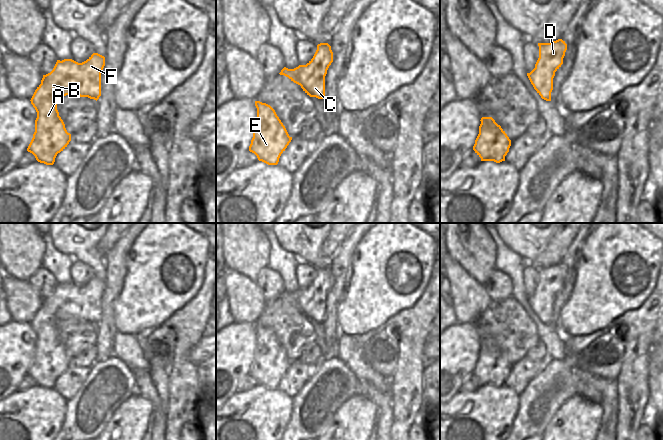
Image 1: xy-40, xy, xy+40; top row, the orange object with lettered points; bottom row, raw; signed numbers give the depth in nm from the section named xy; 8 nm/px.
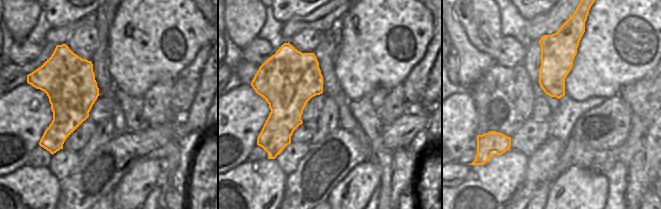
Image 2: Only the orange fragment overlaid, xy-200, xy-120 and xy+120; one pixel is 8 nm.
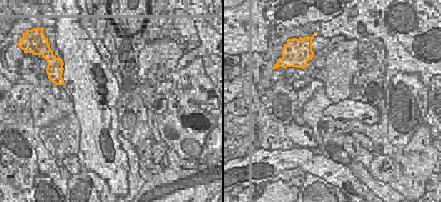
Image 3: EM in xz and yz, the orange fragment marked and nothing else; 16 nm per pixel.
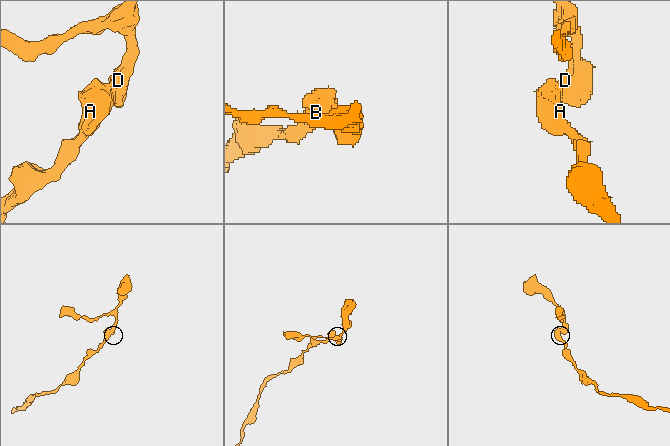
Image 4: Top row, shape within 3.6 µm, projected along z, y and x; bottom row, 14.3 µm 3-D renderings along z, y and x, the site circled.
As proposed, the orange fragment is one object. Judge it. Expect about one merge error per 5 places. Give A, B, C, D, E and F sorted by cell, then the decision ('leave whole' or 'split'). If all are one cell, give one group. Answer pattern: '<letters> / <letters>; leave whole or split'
A B C D E F; leave whole

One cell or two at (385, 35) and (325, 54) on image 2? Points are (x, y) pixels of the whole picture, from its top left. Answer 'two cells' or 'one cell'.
two cells

